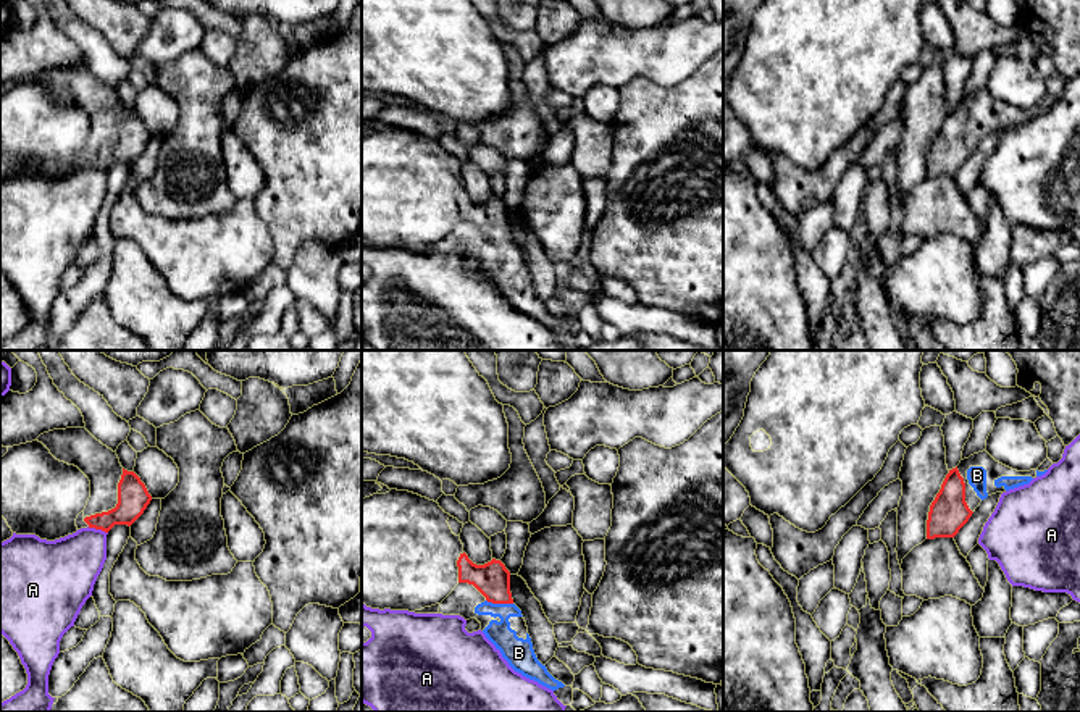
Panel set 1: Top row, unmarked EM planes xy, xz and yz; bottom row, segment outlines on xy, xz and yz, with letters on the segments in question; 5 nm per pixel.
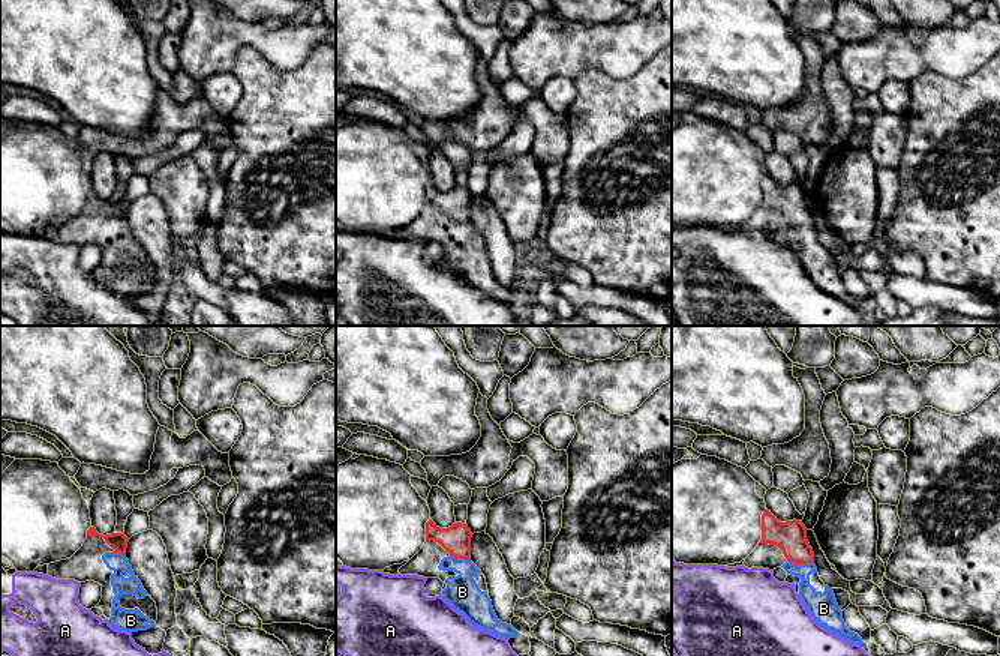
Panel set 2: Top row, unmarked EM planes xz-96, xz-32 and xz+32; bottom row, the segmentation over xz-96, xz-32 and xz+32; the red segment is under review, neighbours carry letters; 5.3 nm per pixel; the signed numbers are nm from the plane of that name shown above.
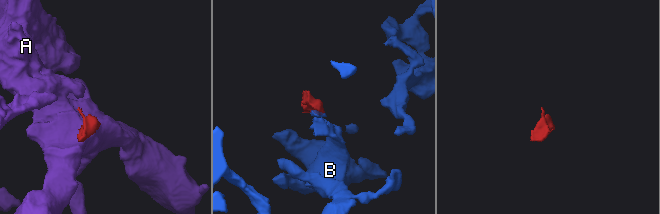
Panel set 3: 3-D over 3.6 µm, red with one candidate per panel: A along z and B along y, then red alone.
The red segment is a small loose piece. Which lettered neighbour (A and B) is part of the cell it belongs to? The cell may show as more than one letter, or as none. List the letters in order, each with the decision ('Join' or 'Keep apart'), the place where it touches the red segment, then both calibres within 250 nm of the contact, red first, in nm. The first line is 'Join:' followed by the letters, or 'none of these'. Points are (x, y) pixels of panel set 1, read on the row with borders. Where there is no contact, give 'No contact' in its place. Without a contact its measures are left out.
Join: B
A: Keep apart. Touches red at xy (97, 528). Thickness 160 nm (red) against 300 nm
B: Join. Touches red at xz (499, 603). Thickness 180 nm (red) against 140 nm

